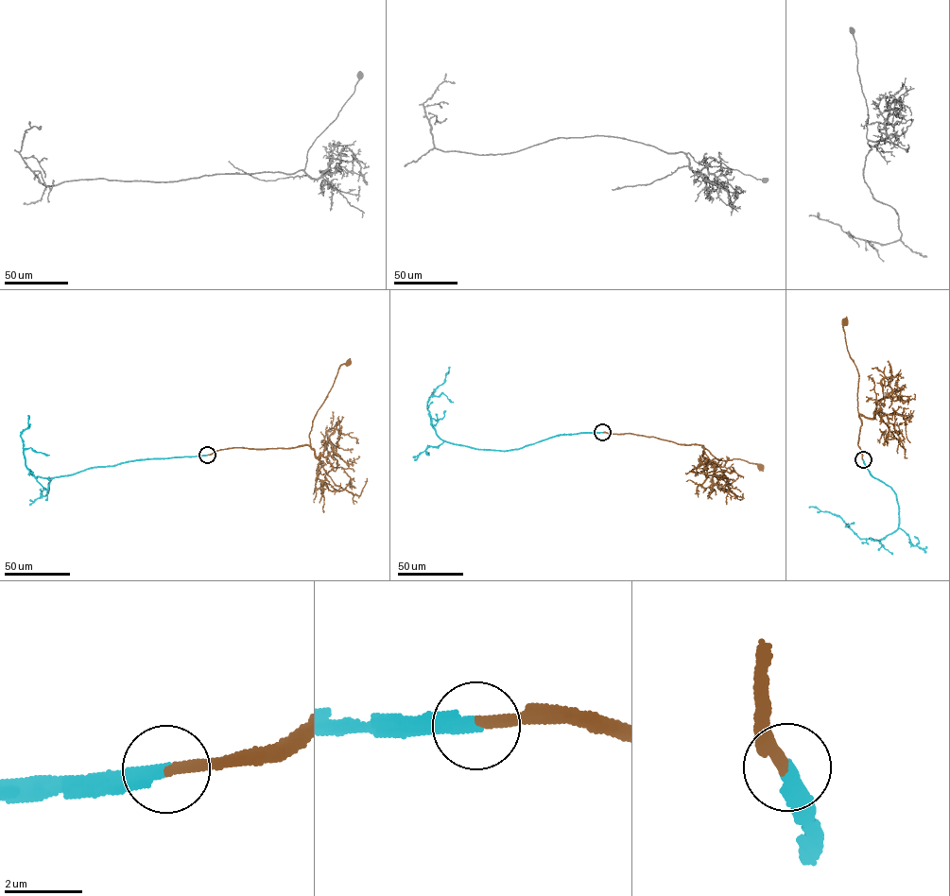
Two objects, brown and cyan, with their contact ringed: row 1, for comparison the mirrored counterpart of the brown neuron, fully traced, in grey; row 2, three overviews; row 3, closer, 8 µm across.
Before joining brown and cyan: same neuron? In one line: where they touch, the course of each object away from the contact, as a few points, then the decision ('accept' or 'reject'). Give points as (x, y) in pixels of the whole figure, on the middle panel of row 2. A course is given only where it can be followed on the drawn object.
place (602, 432); course brown (602, 432), (632, 433), (679, 443), (701, 445), (716, 459), (740, 459), (761, 467); course cyan (602, 432), (555, 436), (502, 451), (444, 441), (432, 426), (427, 402), (444, 382), (450, 367); accept

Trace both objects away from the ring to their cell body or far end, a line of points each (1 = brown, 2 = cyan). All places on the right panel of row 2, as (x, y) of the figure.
1: (863, 459), (857, 443), (862, 424), (857, 408), (859, 377), (847, 349), (844, 322)
2: (863, 459), (872, 477), (889, 486), (896, 494), (898, 527), (879, 540), (860, 539), (841, 518), (808, 507)

